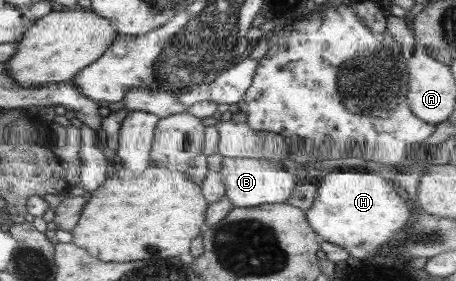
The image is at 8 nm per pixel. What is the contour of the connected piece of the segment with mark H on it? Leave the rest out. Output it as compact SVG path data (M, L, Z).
M334 170L316 187L316 197L306 210L306 218L323 241L343 248L350 257L369 258L389 244L395 230L407 226L409 208L393 192L391 182L383 182L379 175L363 170Z

